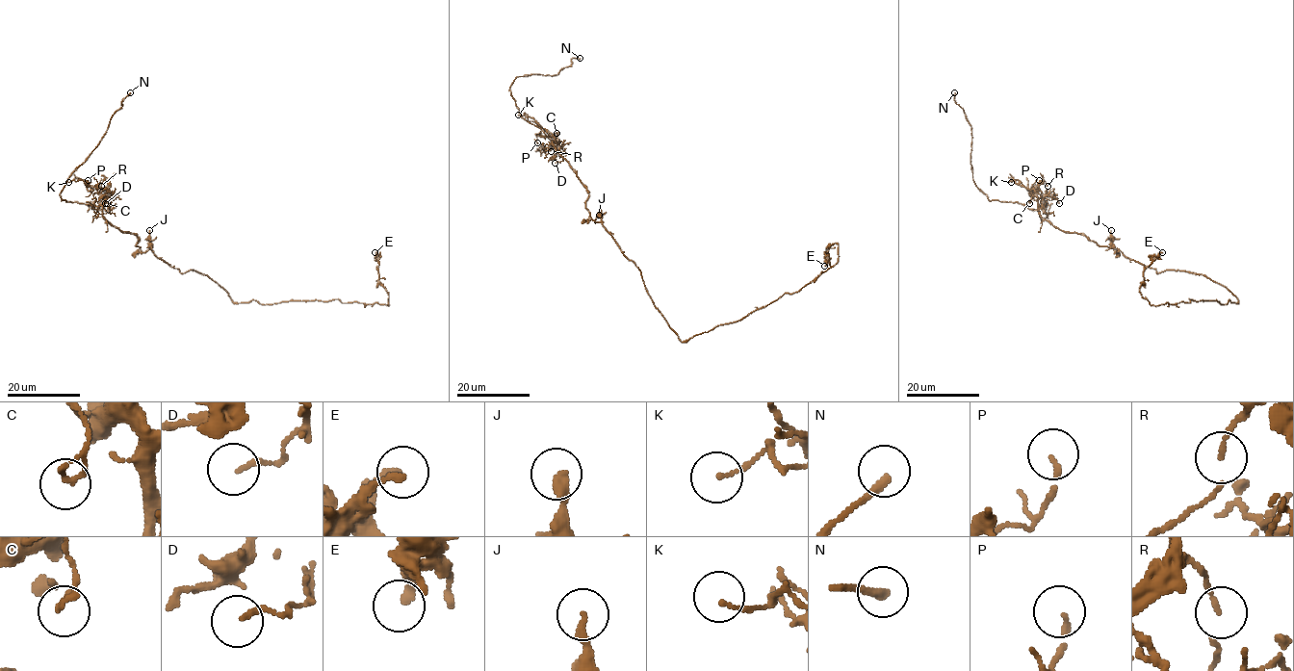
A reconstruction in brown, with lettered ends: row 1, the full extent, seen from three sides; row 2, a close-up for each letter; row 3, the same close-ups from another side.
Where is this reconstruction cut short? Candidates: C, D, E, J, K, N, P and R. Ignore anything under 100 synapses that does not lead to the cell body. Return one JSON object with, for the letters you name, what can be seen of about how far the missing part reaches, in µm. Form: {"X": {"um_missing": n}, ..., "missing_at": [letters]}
{"N": {"um_missing": 6}, "missing_at": ["N"]}

